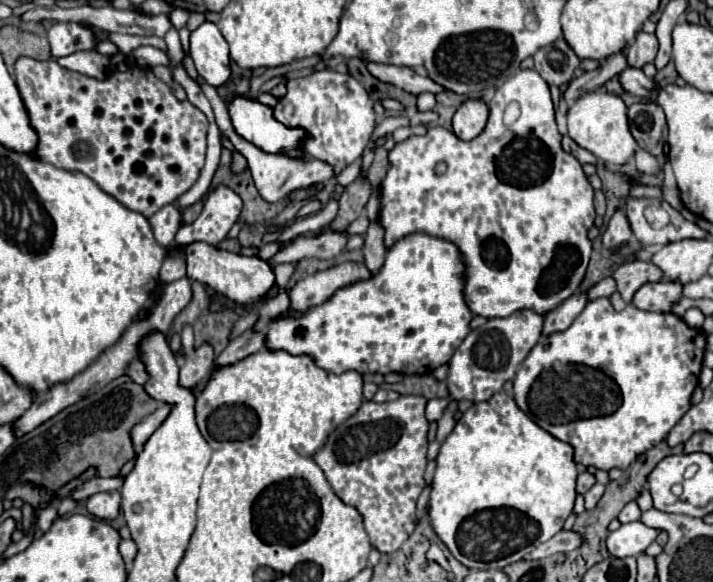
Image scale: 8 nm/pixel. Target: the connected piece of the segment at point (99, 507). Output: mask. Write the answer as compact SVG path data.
M99 492L99 494L89 496L85 500L85 506L87 506L89 514L93 514L95 518L113 520L119 514L121 496L119 496L119 492Z

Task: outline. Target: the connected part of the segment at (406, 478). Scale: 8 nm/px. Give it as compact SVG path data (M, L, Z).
M399 396L393 402L363 402L359 412L345 420L325 442L325 446L313 456L319 468L325 472L335 494L349 506L355 506L363 516L365 530L371 546L379 552L395 552L415 528L415 504L425 488L425 466L427 466L427 432L429 422L425 418L427 398L423 396Z

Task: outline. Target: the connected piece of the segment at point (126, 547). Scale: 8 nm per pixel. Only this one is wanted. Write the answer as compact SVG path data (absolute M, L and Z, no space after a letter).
M123 540L121 546L119 546L119 550L121 550L121 556L125 558L125 562L131 564L133 558L135 558L135 554L137 554L137 546L135 546L135 542L133 542L133 540Z

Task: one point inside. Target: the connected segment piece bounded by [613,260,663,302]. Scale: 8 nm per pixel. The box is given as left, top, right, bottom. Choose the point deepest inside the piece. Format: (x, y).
(629, 276)

